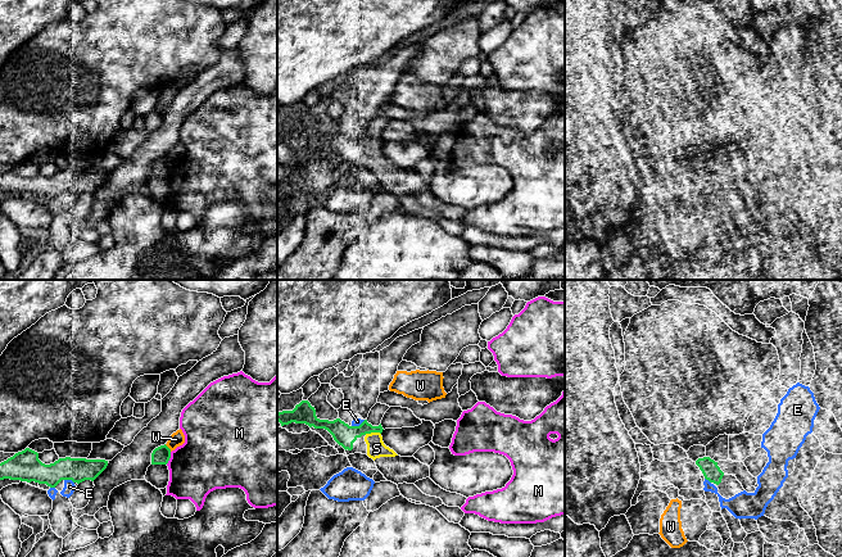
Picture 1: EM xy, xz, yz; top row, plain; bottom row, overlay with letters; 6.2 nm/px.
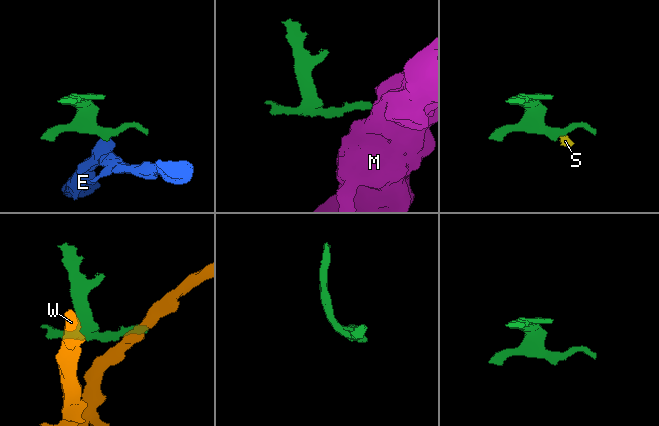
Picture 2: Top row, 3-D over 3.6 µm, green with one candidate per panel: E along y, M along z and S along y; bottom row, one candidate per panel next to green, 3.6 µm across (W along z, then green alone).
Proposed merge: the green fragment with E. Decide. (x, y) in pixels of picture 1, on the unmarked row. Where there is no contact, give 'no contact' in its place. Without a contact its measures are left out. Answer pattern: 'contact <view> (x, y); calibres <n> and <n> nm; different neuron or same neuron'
contact xy (69, 191); calibres 160 and 70 nm; different neuron

